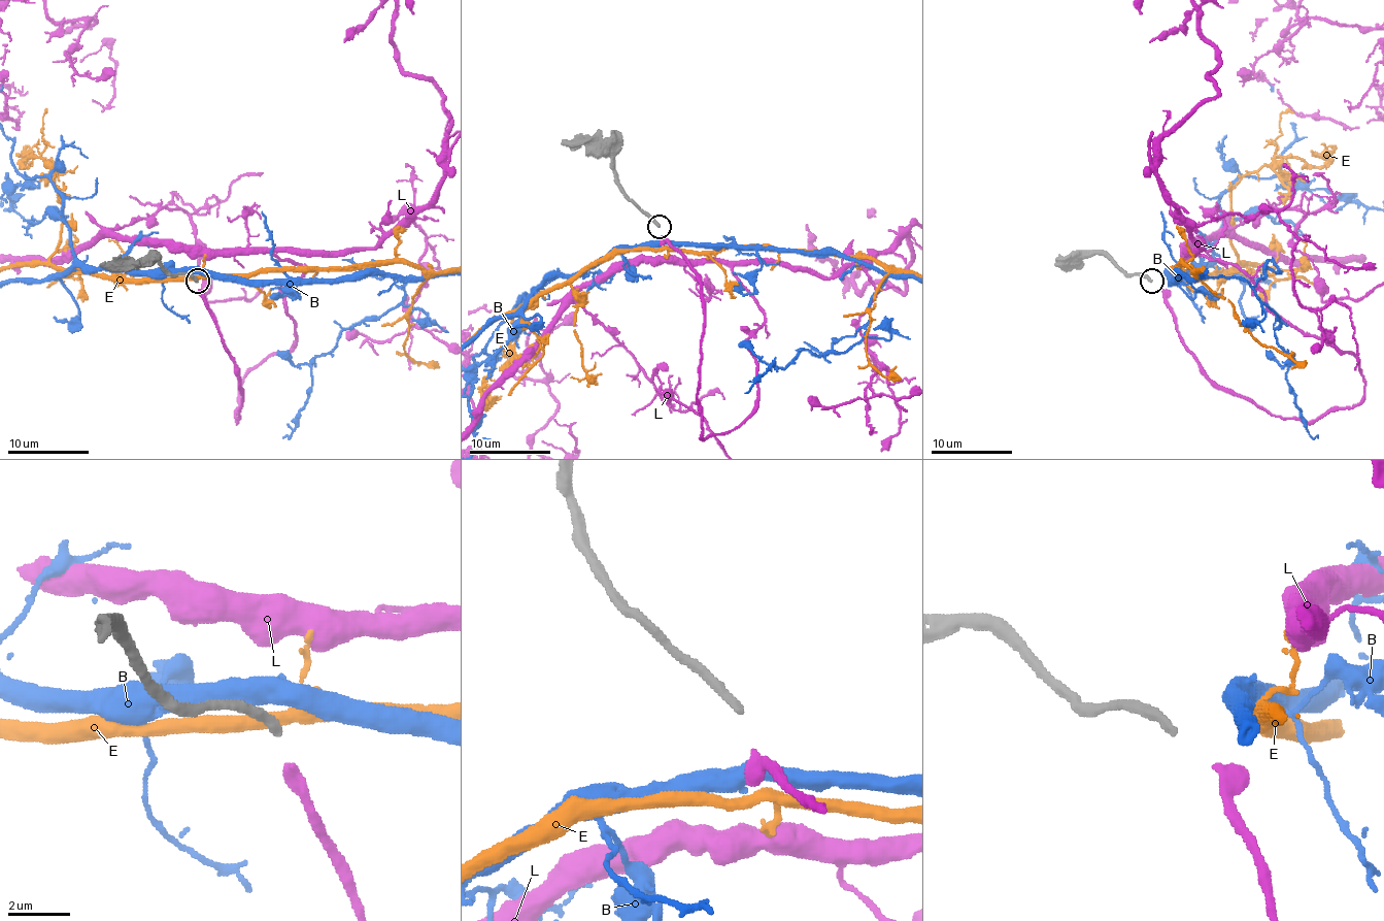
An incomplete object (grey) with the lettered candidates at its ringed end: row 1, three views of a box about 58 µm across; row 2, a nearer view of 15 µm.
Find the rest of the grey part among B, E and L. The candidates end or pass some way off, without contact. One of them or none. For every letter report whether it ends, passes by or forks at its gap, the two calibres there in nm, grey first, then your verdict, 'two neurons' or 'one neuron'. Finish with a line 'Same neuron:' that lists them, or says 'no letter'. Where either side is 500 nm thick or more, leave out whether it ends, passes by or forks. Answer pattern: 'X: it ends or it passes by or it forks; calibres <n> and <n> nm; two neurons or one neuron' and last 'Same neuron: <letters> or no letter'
B: it forks; calibres 280 and 420 nm; two neurons
E: it forks; calibres 280 and 320 nm; two neurons
L: it passes by; calibres 280 and 300 nm; one neuron
Same neuron: L

